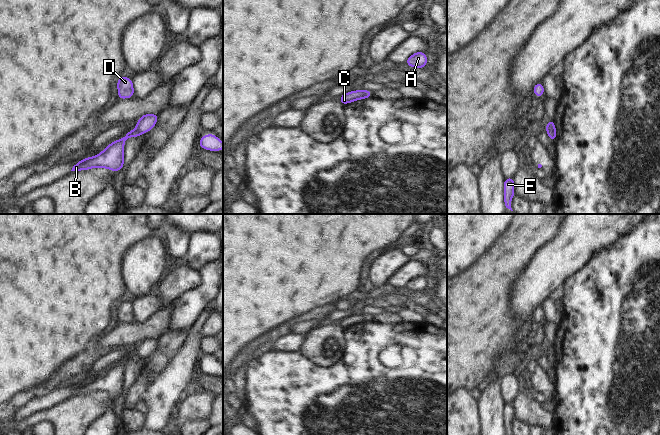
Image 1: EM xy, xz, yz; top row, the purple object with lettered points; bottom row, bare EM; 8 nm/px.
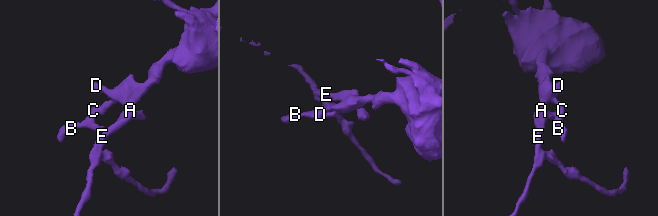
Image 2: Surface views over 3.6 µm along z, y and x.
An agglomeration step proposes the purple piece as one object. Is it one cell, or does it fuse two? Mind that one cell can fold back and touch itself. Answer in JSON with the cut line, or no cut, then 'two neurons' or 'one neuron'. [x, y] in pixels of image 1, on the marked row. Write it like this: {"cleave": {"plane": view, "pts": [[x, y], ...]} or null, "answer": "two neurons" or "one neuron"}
{"cleave": {"plane": "xz", "pts": [[361, 90], [366, 97]]}, "answer": "two neurons"}

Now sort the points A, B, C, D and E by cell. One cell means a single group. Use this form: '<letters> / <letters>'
A D E / B C

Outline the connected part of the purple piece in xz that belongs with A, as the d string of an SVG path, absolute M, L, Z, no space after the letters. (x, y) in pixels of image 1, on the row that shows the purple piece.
M417 52L410 56L406 62L408 66L415 68L425 68L427 65L427 55L425 52Z

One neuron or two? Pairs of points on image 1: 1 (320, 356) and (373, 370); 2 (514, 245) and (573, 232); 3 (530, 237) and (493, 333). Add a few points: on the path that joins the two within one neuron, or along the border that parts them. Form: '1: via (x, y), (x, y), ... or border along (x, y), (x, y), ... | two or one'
1: border along (345, 338), (338, 360), (327, 366), (314, 363) | two
2: border along (562, 224), (558, 231), (535, 251) | two
3: via (506, 261), (493, 274), (493, 309) | one

